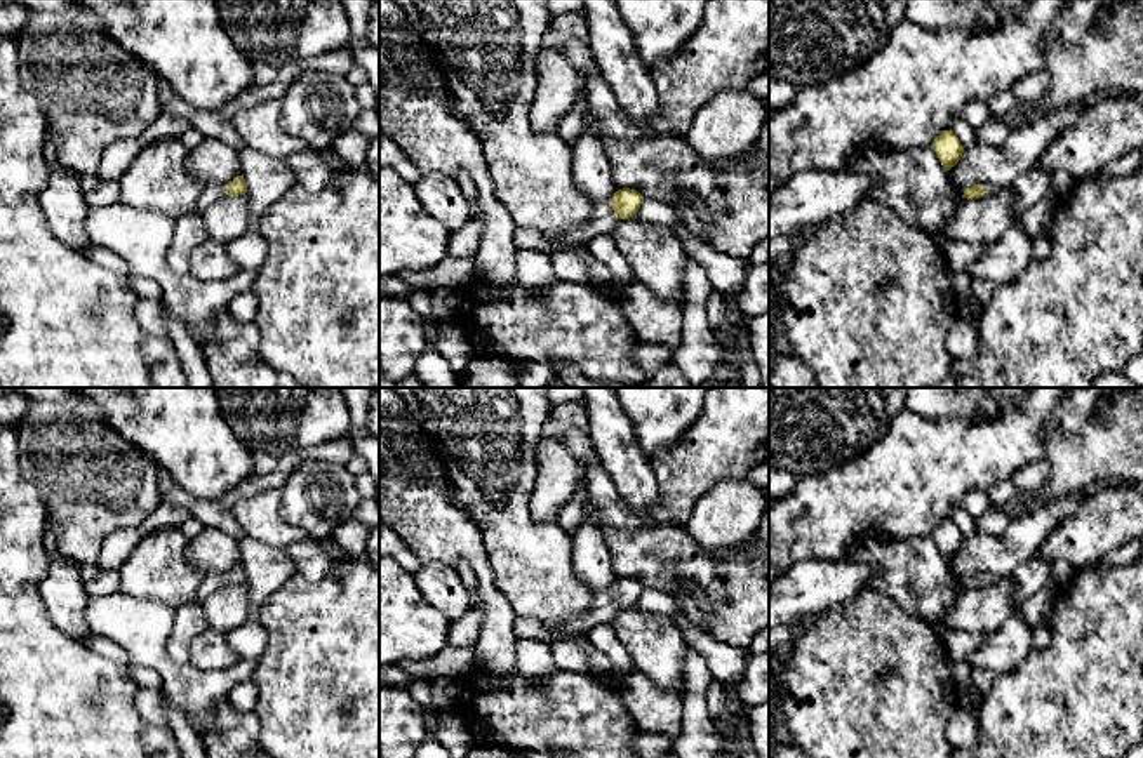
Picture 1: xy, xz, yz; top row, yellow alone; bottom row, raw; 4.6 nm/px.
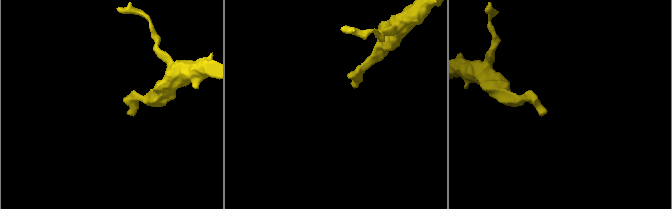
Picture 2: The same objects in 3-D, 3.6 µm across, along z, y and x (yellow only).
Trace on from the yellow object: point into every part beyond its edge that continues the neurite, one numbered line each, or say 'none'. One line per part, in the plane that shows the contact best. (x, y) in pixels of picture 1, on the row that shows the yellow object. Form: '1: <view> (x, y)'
1: xz (602, 223)

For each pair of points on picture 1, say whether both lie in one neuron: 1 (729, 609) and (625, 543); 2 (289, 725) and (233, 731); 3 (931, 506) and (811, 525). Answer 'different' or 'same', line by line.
1: same
2: different
3: same

